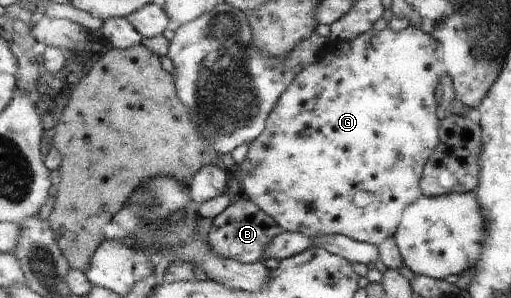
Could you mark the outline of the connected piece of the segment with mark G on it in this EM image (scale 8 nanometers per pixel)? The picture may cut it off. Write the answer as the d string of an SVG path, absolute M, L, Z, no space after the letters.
M406 27L404 30L392 32L370 29L351 41L333 41L318 62L305 68L294 82L278 99L273 114L269 116L266 130L248 146L248 153L239 170L242 172L240 187L248 199L255 202L266 214L269 214L284 229L291 233L302 233L309 237L339 234L346 235L360 242L382 244L386 240L386 232L394 232L400 226L405 208L421 195L418 180L422 174L422 166L428 160L430 152L438 144L438 120L434 116L436 100L432 94L440 76L444 74L444 64L440 58L441 44L419 28Z

